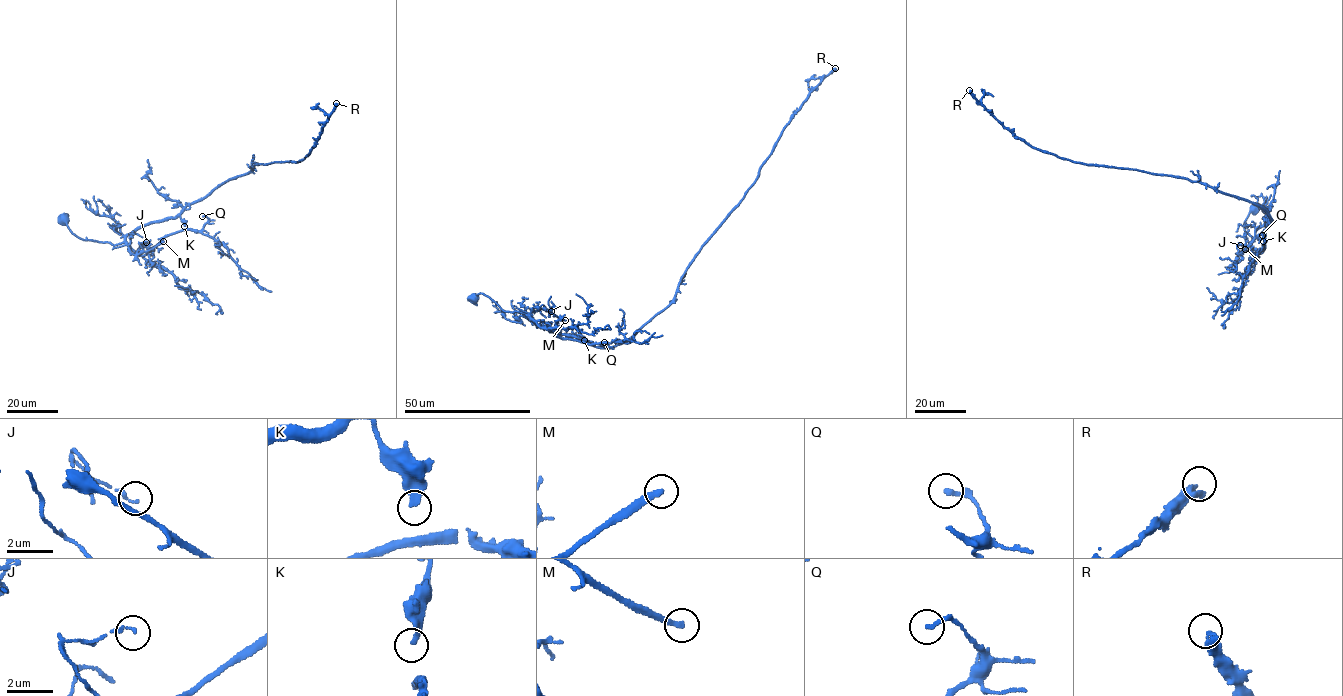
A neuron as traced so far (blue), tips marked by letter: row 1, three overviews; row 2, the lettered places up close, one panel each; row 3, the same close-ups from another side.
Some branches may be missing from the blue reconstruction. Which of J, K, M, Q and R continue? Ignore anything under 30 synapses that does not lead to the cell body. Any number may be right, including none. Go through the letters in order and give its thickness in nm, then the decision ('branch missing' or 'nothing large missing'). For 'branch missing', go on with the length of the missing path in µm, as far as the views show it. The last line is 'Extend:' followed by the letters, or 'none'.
J: 140 nm | nothing large missing
K: 220 nm | nothing large missing
M: 280 nm | branch missing | 25 µm
Q: 180 nm | nothing large missing
R: 340 nm | nothing large missing
Extend: M

